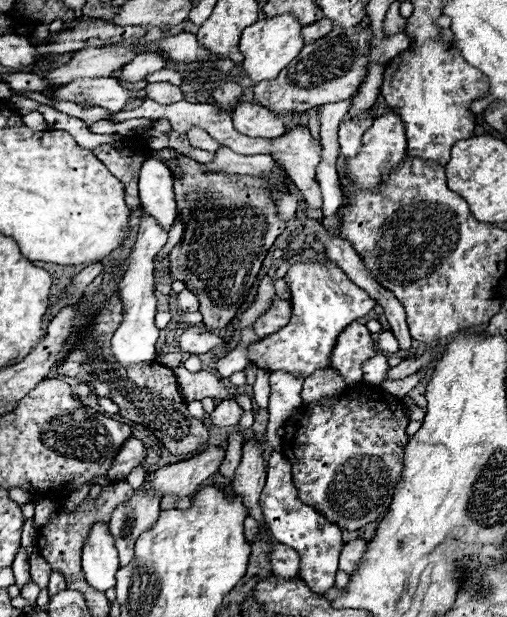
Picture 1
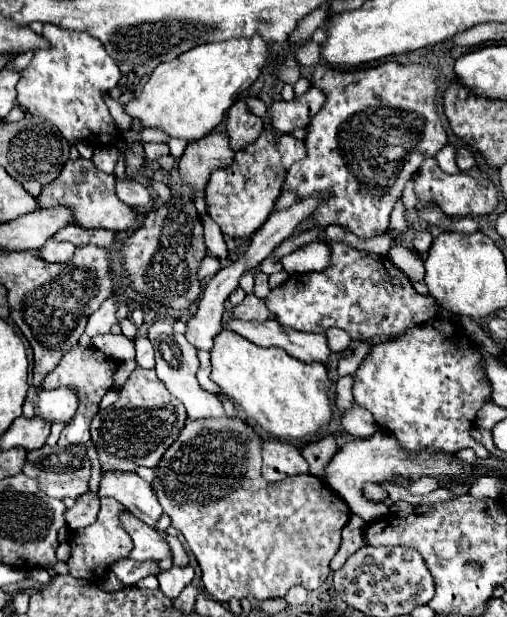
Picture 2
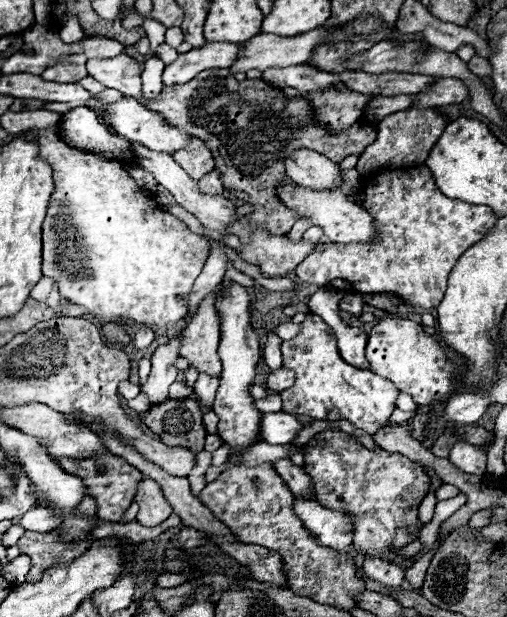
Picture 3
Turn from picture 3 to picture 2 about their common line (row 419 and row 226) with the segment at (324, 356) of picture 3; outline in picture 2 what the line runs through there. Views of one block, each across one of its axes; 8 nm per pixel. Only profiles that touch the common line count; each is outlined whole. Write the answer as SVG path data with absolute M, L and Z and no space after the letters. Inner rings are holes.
M384 62L356 72L338 72L324 64L312 70L312 86L326 92L326 102L306 128L306 156L288 168L282 192L294 192L296 200L330 192L330 198L320 198L320 204L308 216L308 222L314 228L340 224L358 238L372 238L388 232L390 214L394 204L400 200L406 182L418 172L426 158L436 156L438 150L442 150L448 142L448 134L436 108L438 76L438 64L398 62Z

